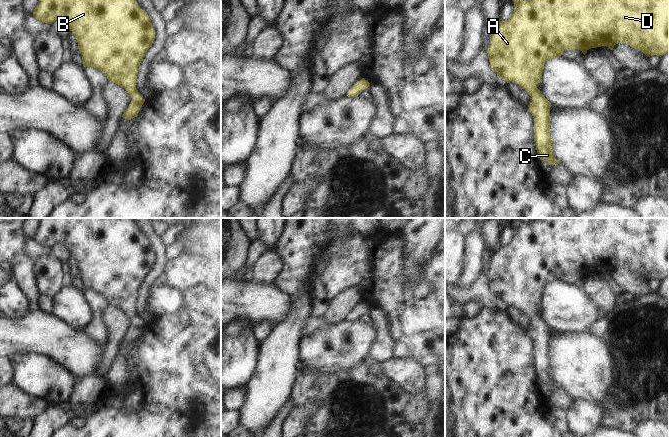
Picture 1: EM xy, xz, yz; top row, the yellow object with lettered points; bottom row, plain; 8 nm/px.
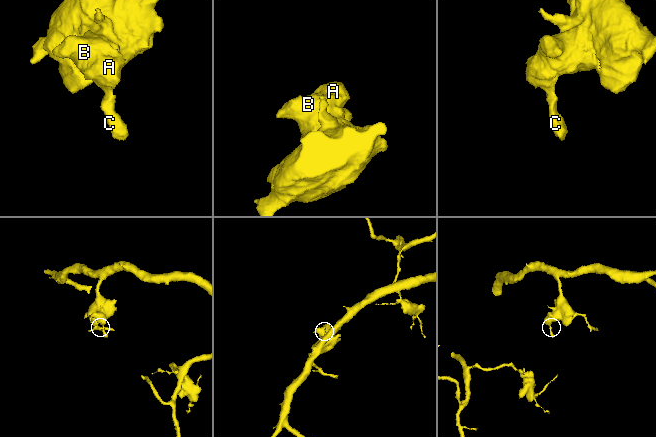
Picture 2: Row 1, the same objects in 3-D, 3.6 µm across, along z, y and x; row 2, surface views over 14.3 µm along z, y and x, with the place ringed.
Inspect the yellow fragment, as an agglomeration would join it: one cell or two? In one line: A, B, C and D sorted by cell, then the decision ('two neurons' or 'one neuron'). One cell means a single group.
groups A B C D; one neuron

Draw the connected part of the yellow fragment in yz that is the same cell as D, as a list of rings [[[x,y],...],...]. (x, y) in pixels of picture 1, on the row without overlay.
[[[536,218],[532,223],[514,224],[514,235],[505,245],[493,250],[488,269],[488,282],[492,294],[507,307],[514,306],[532,321],[529,335],[534,342],[534,366],[538,382],[553,389],[559,386],[552,374],[550,358],[551,327],[537,312],[547,284],[561,281],[566,274],[579,273],[585,279],[591,272],[606,270],[613,274],[617,267],[626,267],[647,281],[663,280],[669,275],[669,218]]]

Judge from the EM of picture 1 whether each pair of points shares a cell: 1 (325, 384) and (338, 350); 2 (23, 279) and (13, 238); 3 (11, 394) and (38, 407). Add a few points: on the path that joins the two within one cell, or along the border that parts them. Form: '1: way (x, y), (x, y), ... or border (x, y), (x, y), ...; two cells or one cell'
1: border (352, 368), (329, 373), (313, 373), (306, 370); two cells
2: way (22, 269), (22, 264), (13, 253), (13, 248); one cell
3: way (18, 401), (24, 407), (31, 407); one cell

